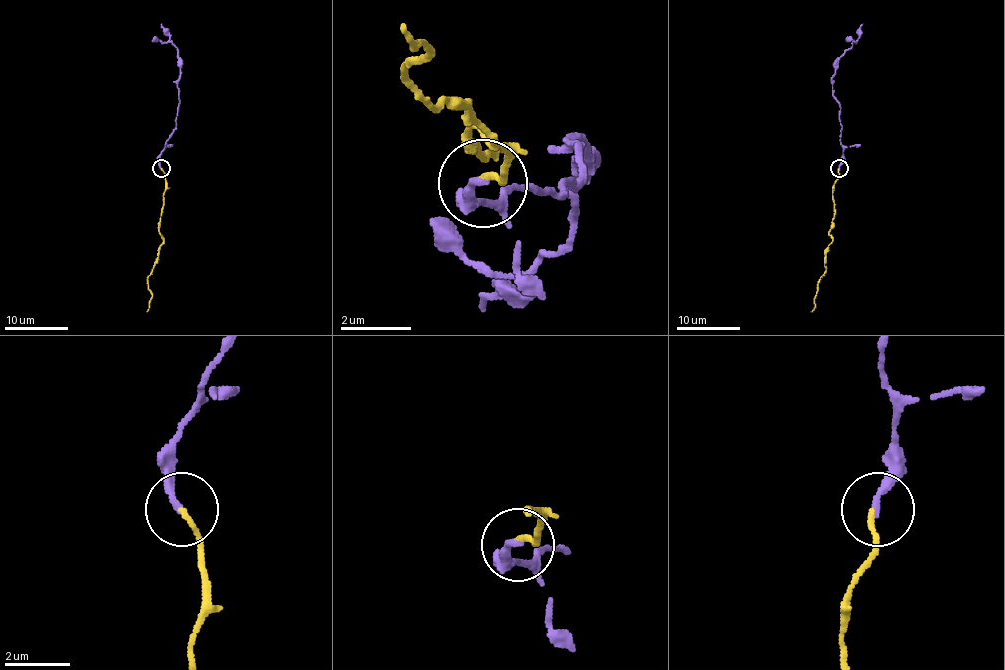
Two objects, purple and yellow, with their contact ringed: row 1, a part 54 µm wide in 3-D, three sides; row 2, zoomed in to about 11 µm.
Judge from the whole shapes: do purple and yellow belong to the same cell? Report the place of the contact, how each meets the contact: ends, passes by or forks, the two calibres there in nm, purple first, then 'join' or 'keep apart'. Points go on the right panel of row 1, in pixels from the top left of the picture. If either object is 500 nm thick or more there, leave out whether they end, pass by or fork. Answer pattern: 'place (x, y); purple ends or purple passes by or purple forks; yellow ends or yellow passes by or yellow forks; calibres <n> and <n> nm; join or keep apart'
place (839, 168); purple ends; yellow ends; calibres 240 and 150 nm; join

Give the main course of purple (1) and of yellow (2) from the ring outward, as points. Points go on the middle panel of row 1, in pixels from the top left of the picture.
1: (485, 185), (476, 203), (512, 185), (565, 194), (574, 141), (582, 159), (574, 230), (529, 283), (485, 309)
2: (485, 176), (503, 150), (405, 79), (432, 52), (405, 26)

